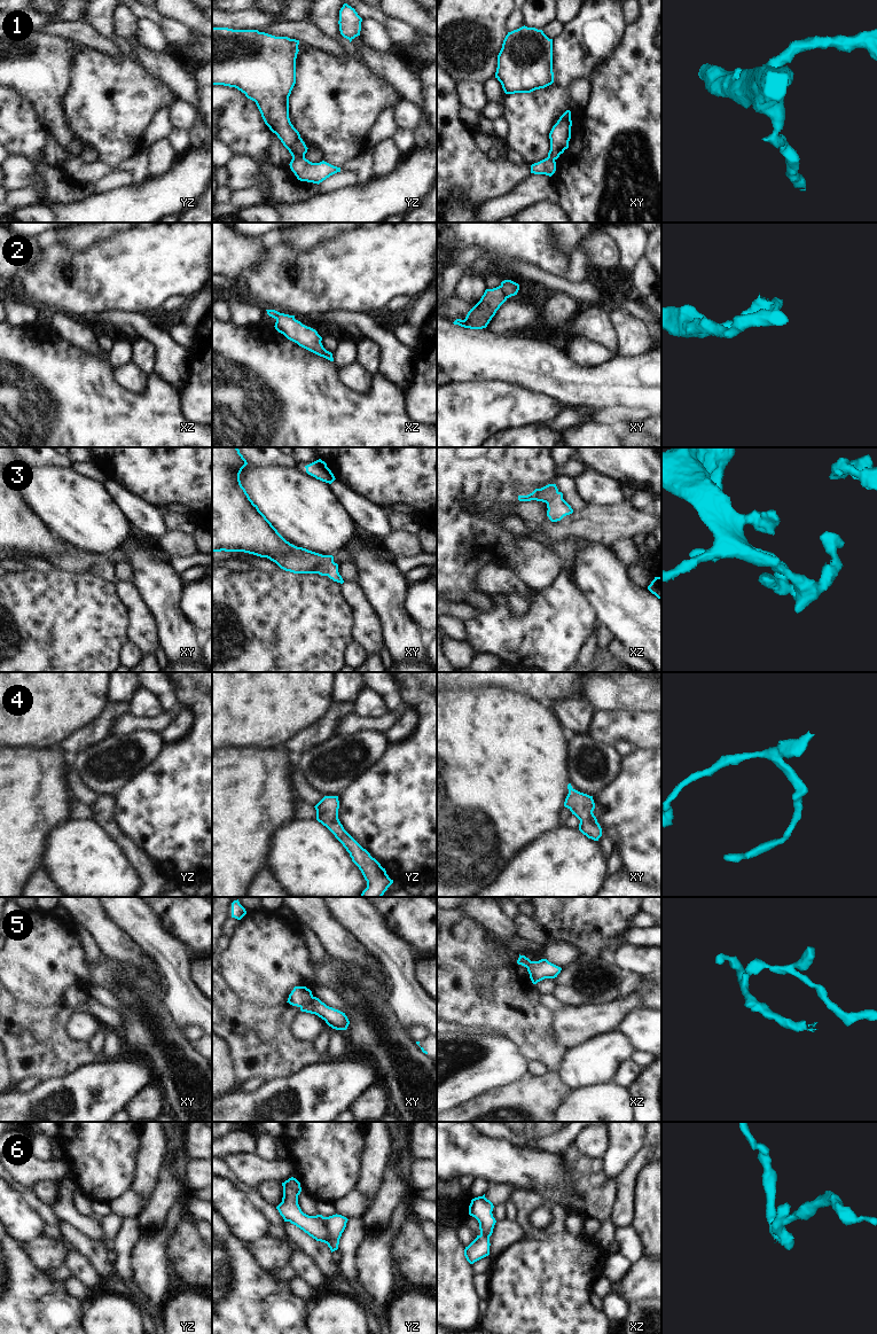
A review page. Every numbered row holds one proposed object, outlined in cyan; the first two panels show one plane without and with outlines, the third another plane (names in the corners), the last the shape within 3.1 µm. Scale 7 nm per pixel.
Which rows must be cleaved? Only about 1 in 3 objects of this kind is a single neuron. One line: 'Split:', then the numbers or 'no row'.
Split: 1, 2, 5, 6

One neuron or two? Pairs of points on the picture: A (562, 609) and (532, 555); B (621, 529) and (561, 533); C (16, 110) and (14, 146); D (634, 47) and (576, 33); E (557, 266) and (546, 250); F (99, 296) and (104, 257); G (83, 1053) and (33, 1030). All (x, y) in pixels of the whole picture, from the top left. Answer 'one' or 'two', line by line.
A: two
B: one
C: one
D: two
E: one
F: one
G: one

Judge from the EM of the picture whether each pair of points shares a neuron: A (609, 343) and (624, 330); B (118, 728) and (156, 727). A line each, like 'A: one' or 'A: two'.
A: two
B: one

